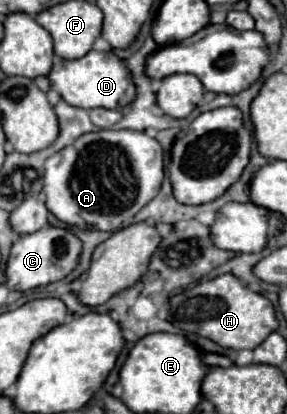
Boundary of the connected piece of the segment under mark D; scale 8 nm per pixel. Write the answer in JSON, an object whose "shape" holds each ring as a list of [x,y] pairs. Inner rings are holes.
{"shape":[[[89,51],[85,57],[75,59],[75,61],[55,59],[55,65],[49,73],[49,81],[51,81],[51,87],[69,105],[81,107],[81,109],[87,109],[87,111],[97,109],[97,107],[121,109],[121,107],[131,105],[137,97],[137,87],[131,81],[129,67],[113,51],[107,51],[107,53]]]}

